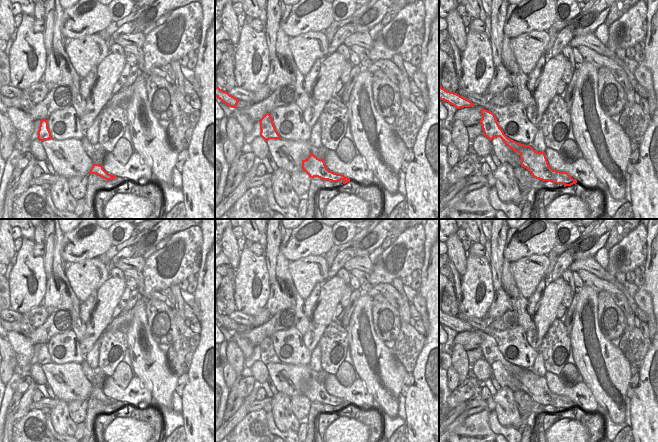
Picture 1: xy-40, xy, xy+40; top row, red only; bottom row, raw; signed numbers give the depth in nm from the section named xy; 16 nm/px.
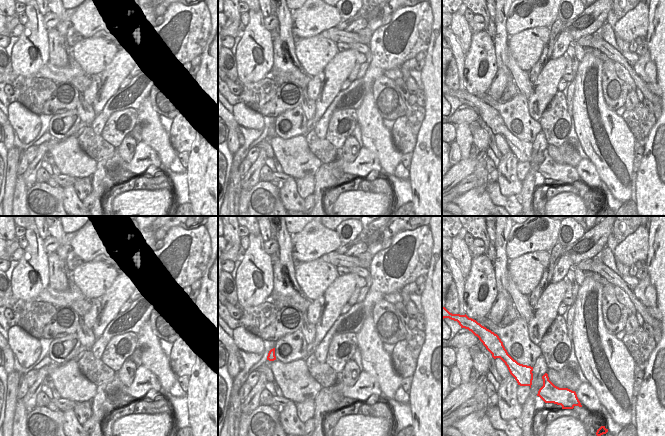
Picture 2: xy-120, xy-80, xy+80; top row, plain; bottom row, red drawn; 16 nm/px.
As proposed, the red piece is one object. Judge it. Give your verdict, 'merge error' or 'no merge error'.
no merge error

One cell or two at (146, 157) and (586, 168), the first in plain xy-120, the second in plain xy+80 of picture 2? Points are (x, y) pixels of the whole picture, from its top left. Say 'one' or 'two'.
one

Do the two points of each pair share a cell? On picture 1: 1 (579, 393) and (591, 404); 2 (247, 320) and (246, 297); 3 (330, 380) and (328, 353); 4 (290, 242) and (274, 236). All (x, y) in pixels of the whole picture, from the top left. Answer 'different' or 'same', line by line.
1: same
2: different
3: different
4: different

